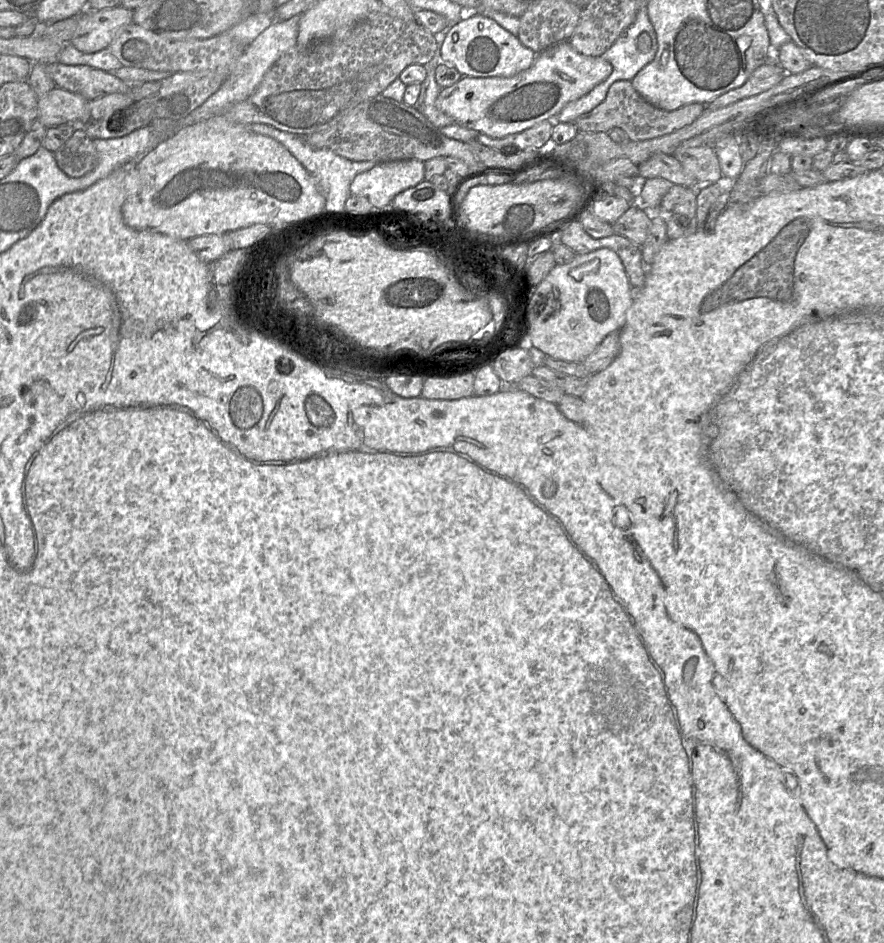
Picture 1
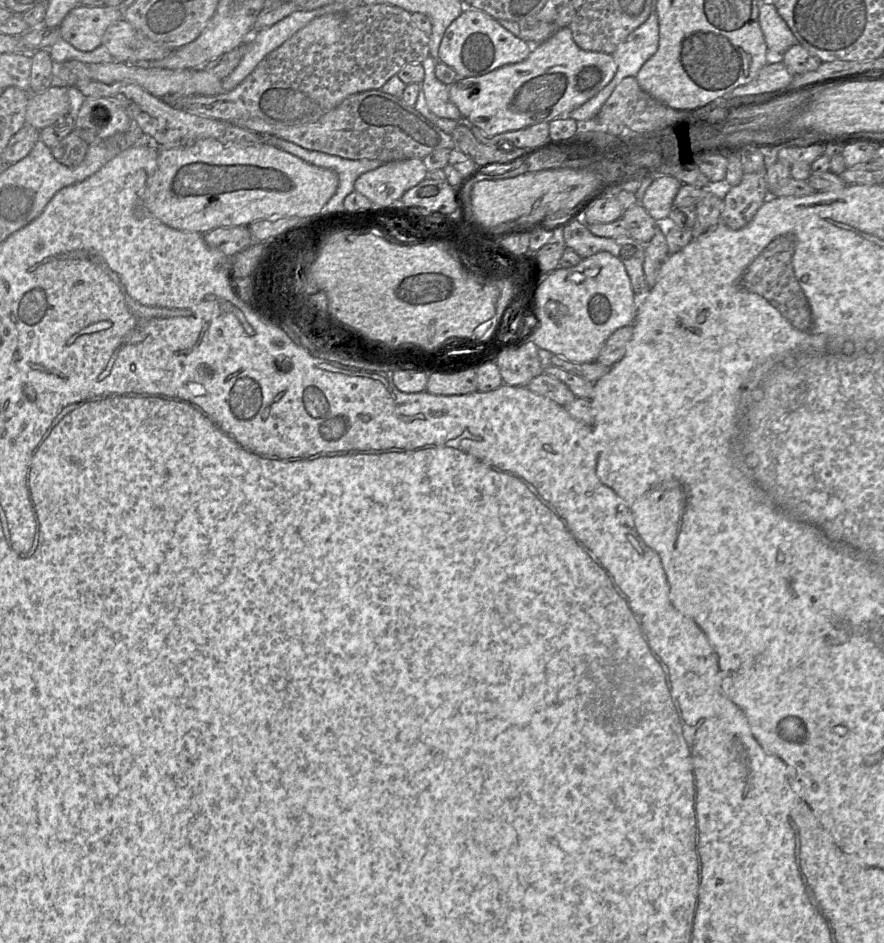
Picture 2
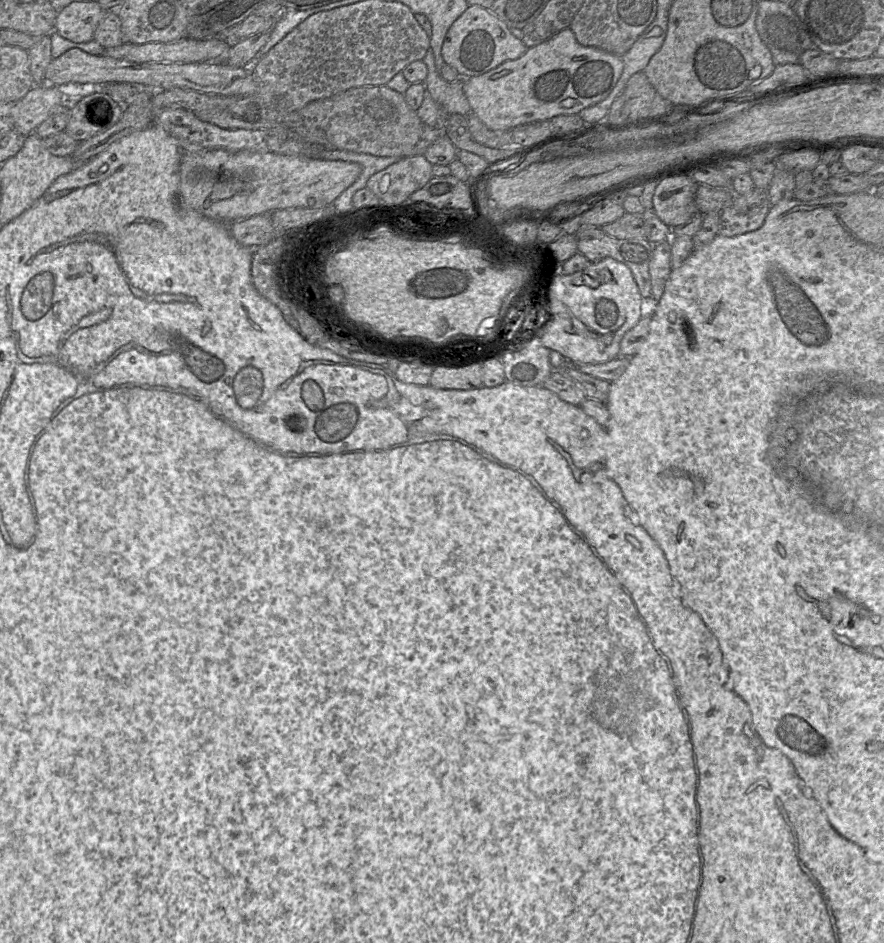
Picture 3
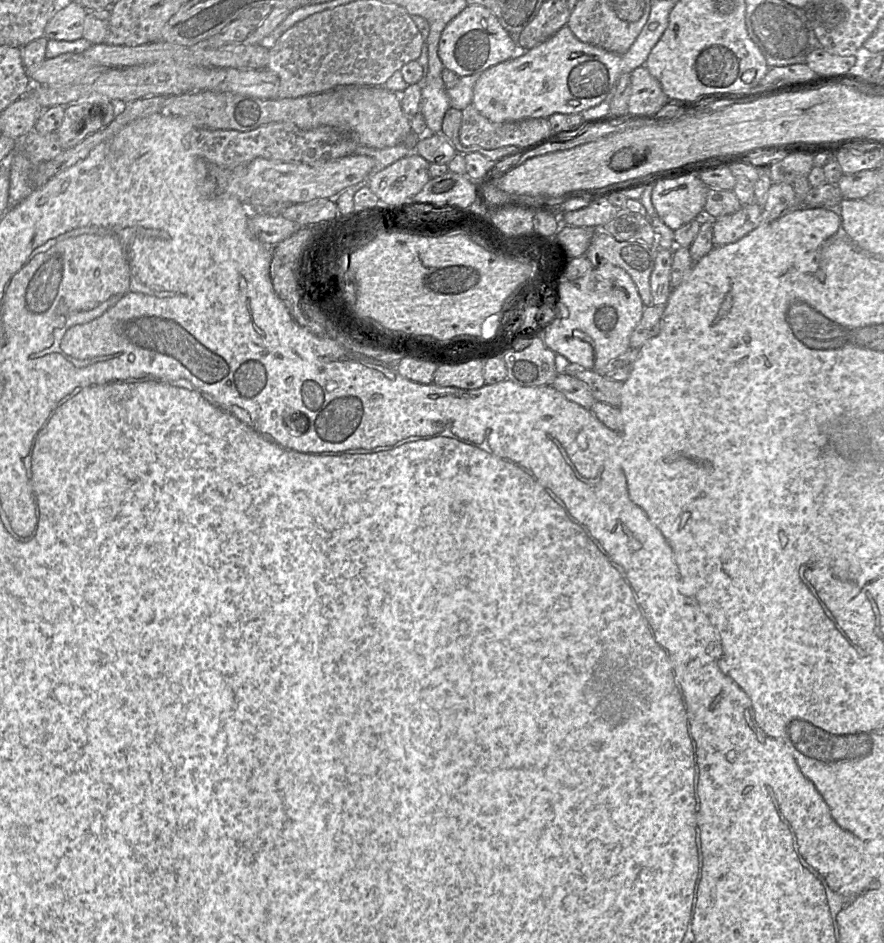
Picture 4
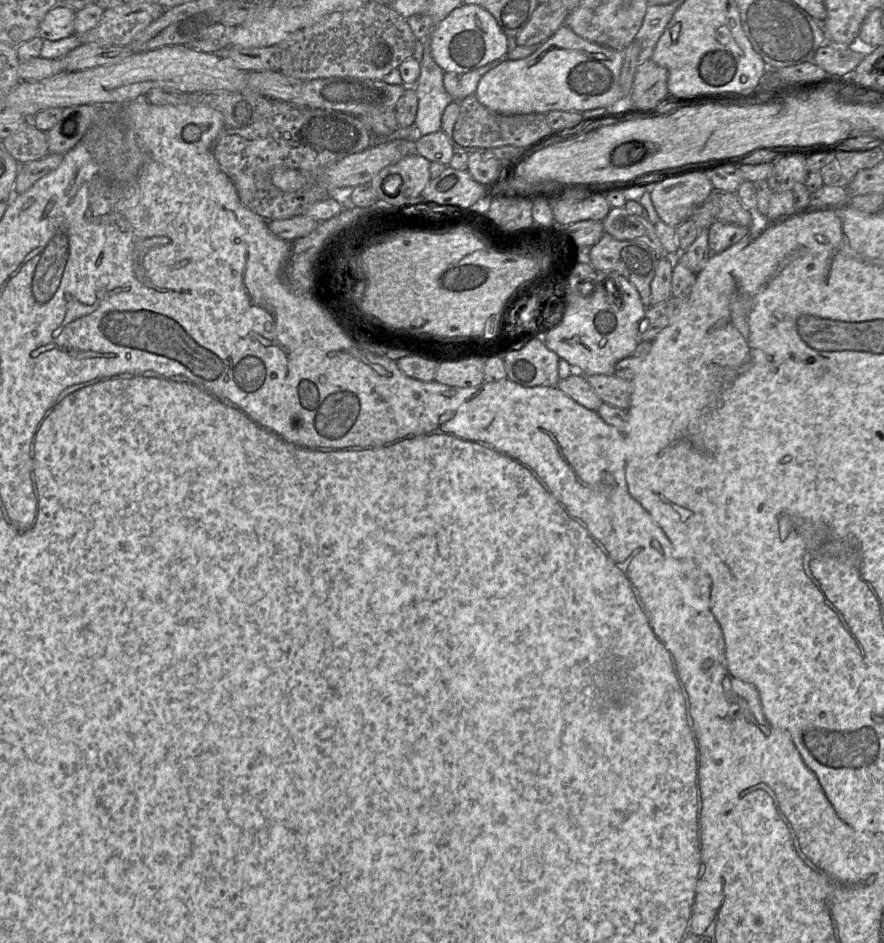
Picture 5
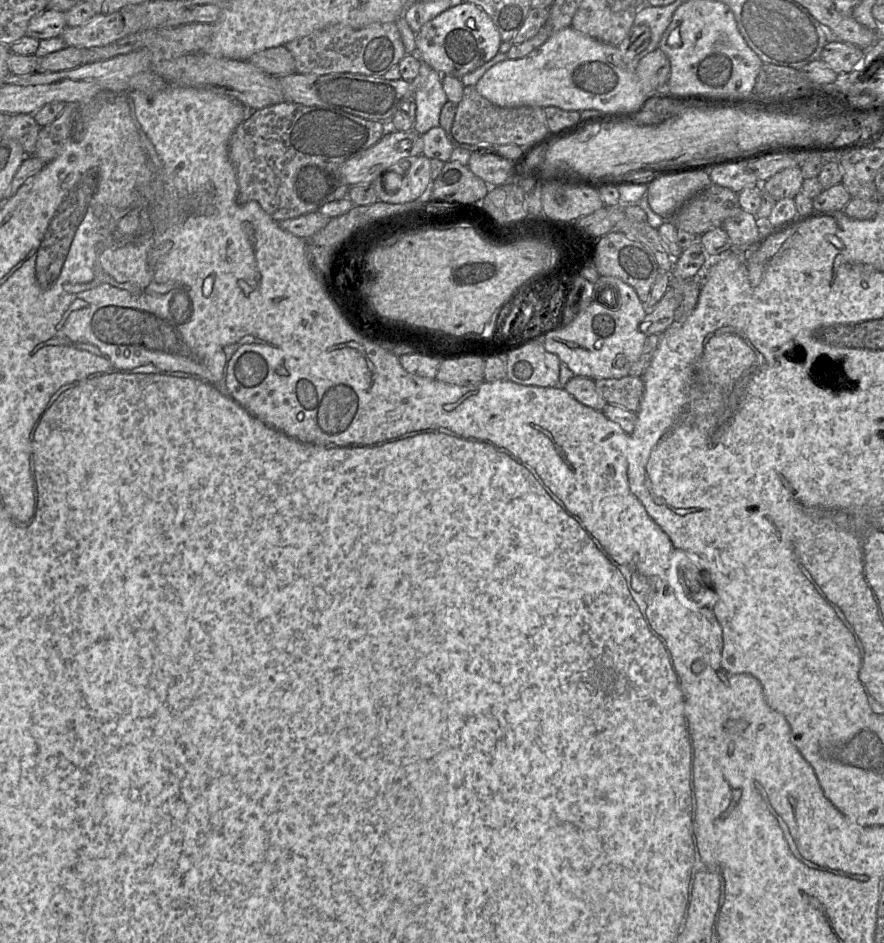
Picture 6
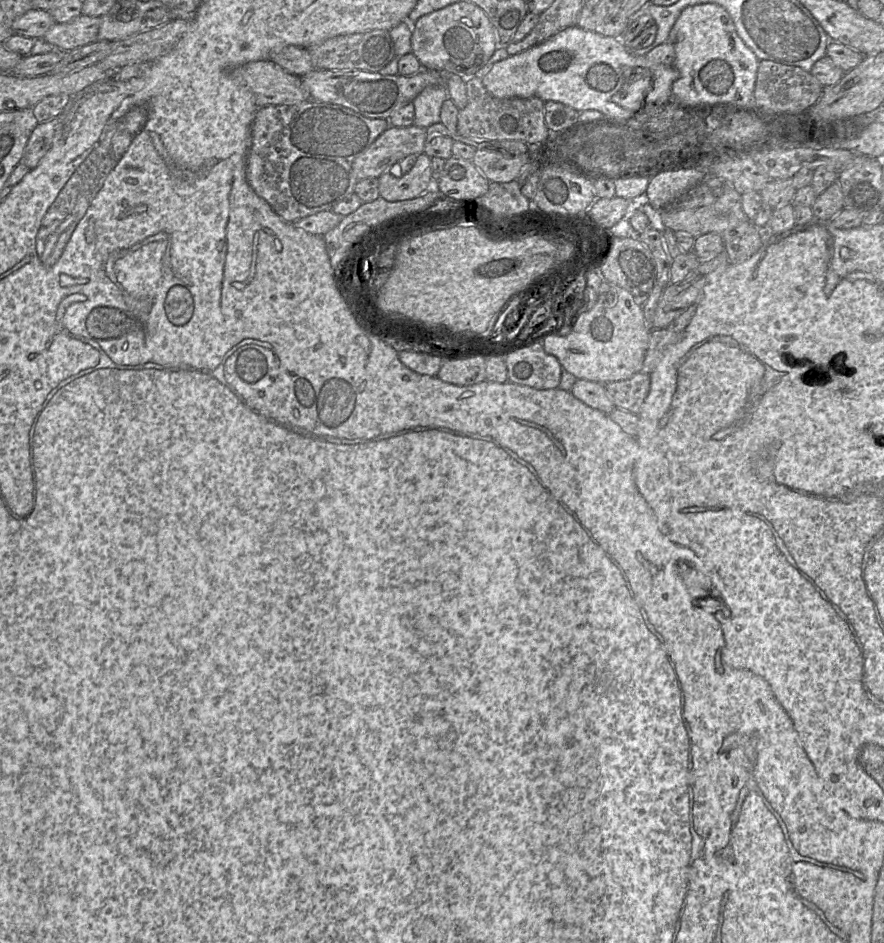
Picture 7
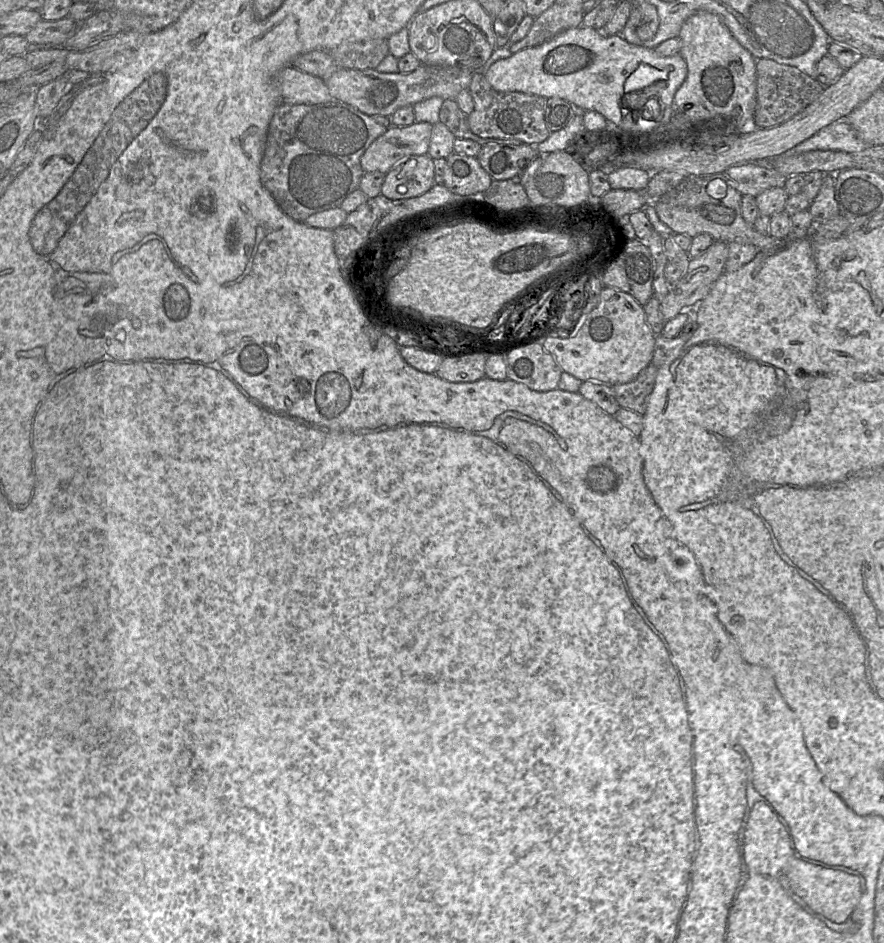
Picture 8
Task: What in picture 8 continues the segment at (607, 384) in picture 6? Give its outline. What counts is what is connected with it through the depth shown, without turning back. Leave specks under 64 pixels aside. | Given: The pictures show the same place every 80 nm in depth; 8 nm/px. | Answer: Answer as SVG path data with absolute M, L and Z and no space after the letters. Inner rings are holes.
M649 364L633 381L612 386L619 406L643 416L647 406L647 398L654 388L657 372L658 368Z

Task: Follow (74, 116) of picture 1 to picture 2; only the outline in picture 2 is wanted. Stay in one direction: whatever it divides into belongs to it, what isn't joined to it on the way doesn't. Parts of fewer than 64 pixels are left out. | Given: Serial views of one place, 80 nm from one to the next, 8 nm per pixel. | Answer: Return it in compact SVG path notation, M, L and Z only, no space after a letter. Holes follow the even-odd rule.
M51 85L40 93L31 93L25 120L41 130L71 112L67 87Z

